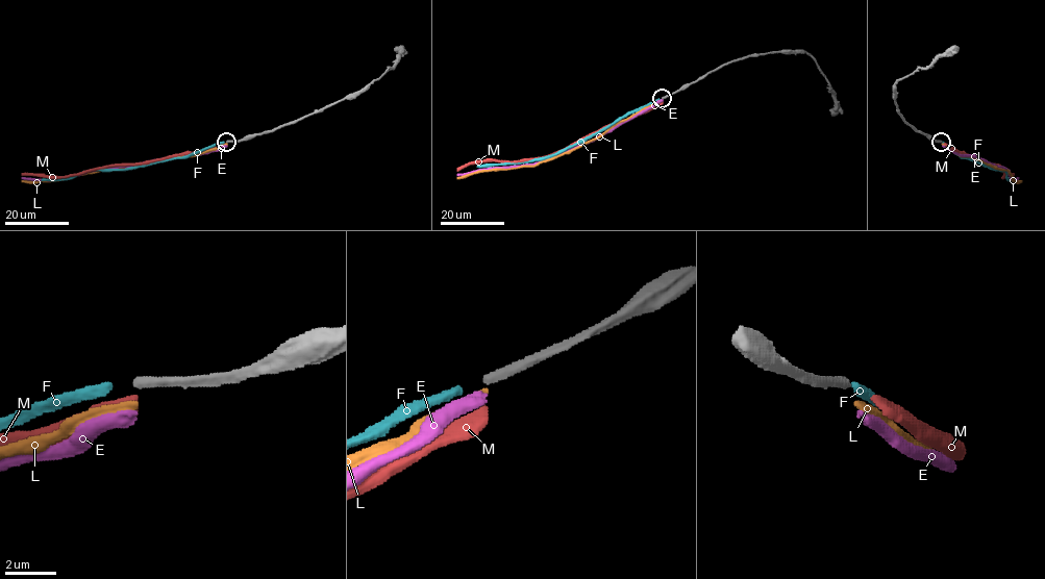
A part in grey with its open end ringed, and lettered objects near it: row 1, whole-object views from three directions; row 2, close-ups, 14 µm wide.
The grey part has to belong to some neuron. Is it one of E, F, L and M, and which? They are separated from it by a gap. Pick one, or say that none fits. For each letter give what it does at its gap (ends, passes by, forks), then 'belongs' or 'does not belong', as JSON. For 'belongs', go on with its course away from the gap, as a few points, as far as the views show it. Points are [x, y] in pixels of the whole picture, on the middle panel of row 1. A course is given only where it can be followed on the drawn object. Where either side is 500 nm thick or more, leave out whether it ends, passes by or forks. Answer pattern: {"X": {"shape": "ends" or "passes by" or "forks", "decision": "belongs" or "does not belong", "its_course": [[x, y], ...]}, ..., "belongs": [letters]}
{"E": {"shape": "ends", "decision": "does not belong"}, "F": {"shape": "ends", "decision": "belongs", "its_course": [[658, 98], [552, 154], [528, 161], [477, 166]]}, "L": {"shape": "ends", "decision": "does not belong"}, "M": {"shape": "ends", "decision": "does not belong"}, "belongs": ["F"]}

